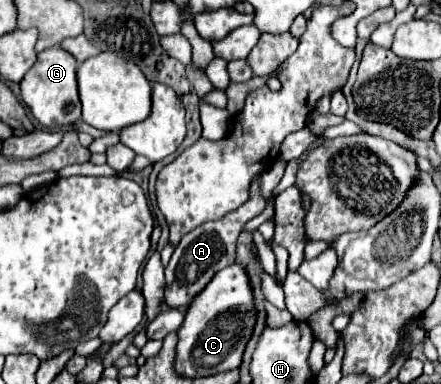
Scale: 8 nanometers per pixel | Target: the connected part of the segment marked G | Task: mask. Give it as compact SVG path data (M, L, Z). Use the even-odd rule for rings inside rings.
M49 48L37 54L35 66L21 82L21 98L47 130L63 130L81 120L81 102L77 94L77 60L63 48Z

